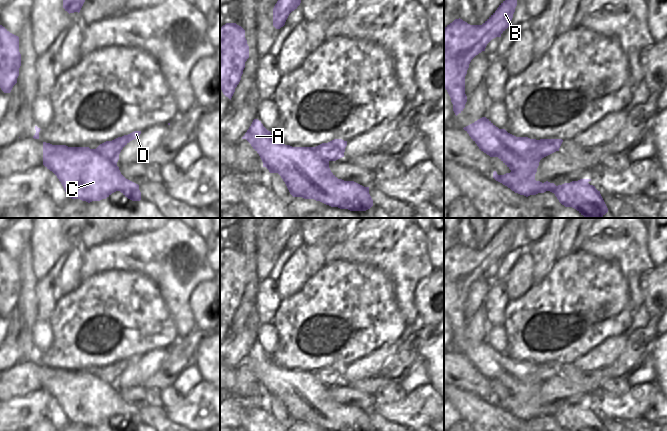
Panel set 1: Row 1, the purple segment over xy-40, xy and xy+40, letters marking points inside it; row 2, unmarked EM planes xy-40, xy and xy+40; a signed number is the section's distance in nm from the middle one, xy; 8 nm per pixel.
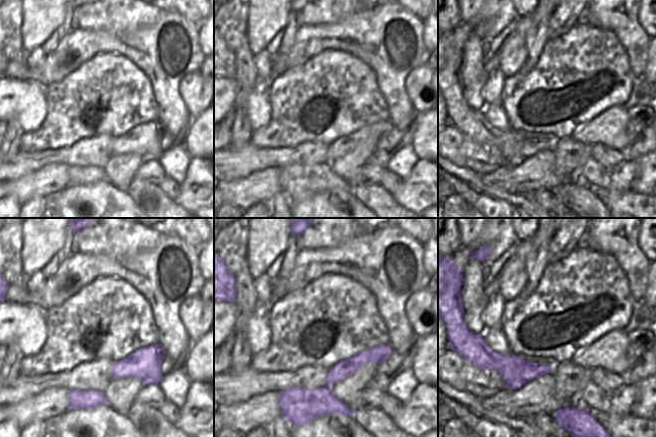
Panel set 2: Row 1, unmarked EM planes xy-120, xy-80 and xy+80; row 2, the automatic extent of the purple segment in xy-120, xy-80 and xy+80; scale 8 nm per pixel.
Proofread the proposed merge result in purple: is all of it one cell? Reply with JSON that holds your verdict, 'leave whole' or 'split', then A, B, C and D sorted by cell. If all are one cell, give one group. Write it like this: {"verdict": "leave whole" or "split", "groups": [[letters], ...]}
{"verdict": "split", "groups": [["A", "B", "C"], ["D"]]}

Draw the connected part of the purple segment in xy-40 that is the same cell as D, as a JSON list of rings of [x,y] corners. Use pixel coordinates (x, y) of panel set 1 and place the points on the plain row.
[[[134,355],[128,359],[118,361],[112,365],[106,365],[100,368],[96,373],[89,371],[73,371],[73,374],[64,377],[64,381],[74,379],[80,383],[90,383],[92,381],[104,381],[114,387],[119,384],[121,374],[132,364],[136,363],[141,355]]]

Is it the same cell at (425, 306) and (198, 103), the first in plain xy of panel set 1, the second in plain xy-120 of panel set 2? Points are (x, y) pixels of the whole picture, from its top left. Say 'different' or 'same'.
same

